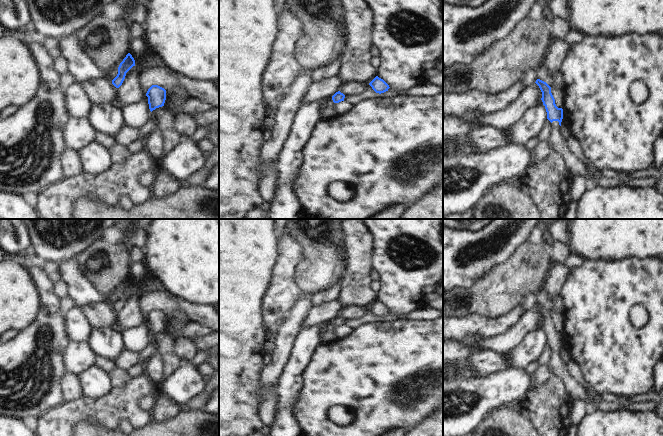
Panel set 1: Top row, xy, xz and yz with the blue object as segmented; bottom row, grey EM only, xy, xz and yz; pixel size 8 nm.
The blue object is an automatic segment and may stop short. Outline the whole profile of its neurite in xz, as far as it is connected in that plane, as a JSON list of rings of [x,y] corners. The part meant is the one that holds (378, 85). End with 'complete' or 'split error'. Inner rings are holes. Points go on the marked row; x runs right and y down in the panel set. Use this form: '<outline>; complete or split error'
[[[376,76],[370,83],[369,85],[372,87],[372,89],[376,92],[376,93],[384,93],[386,91],[388,91],[388,89],[390,88],[389,85],[381,78],[379,78],[378,76]]]; complete

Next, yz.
[[[537,79],[535,83],[539,86],[542,92],[541,100],[547,112],[547,119],[551,122],[551,133],[547,141],[551,146],[552,151],[557,151],[562,155],[567,170],[573,176],[582,175],[586,177],[587,188],[592,188],[594,186],[612,187],[623,184],[627,184],[633,187],[646,188],[648,186],[655,185],[657,178],[654,176],[634,178],[626,183],[624,180],[621,180],[617,176],[596,176],[588,173],[584,162],[570,151],[561,133],[560,126],[563,119],[563,109],[556,106],[555,99],[551,93],[551,87],[540,79]]]; split error

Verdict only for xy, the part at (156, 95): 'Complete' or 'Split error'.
Complete

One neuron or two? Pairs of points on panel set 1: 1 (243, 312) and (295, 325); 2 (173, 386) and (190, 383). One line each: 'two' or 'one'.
1: two
2: one

